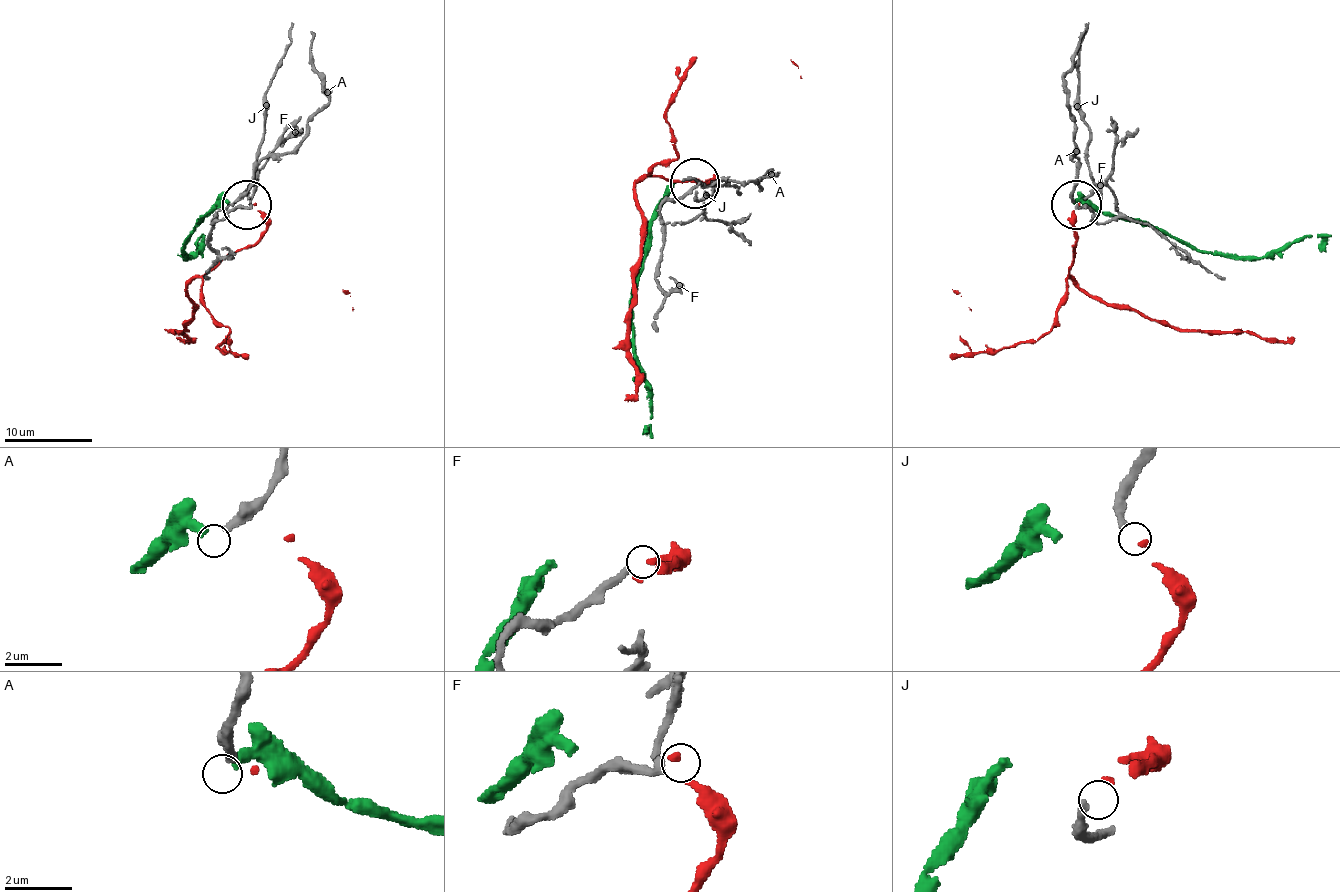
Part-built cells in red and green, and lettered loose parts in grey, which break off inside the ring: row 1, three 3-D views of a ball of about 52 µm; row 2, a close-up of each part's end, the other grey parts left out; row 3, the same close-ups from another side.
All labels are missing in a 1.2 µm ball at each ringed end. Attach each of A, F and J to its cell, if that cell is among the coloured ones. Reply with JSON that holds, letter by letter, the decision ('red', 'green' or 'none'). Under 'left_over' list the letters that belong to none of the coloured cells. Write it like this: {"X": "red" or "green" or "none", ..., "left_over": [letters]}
{"A": "none", "F": "none", "J": "red", "left_over": ["A", "F"]}

